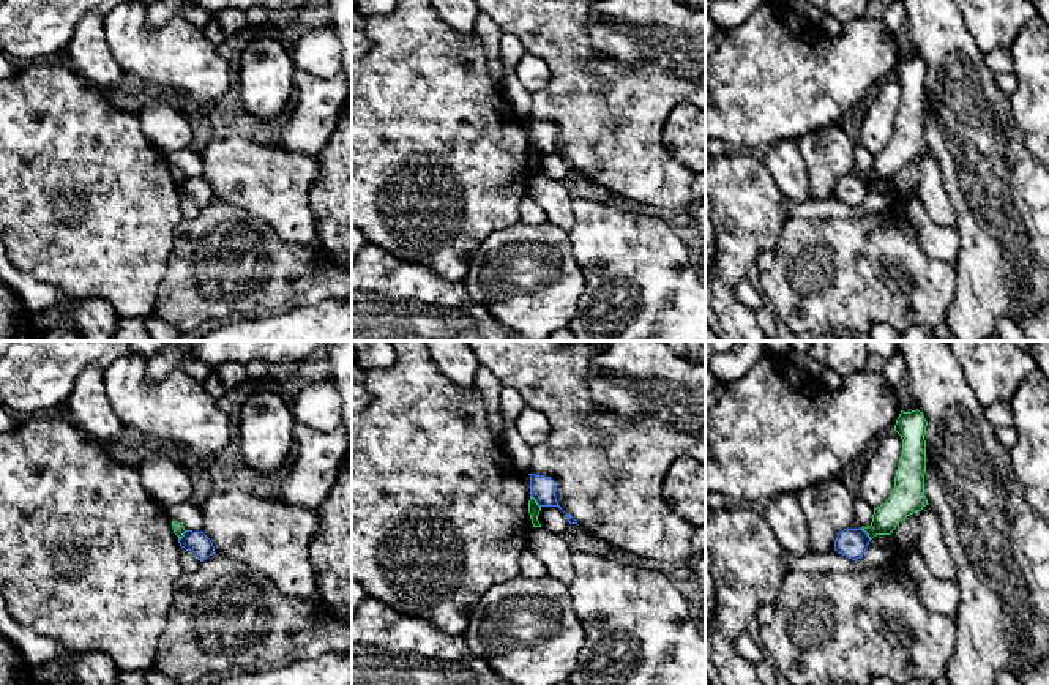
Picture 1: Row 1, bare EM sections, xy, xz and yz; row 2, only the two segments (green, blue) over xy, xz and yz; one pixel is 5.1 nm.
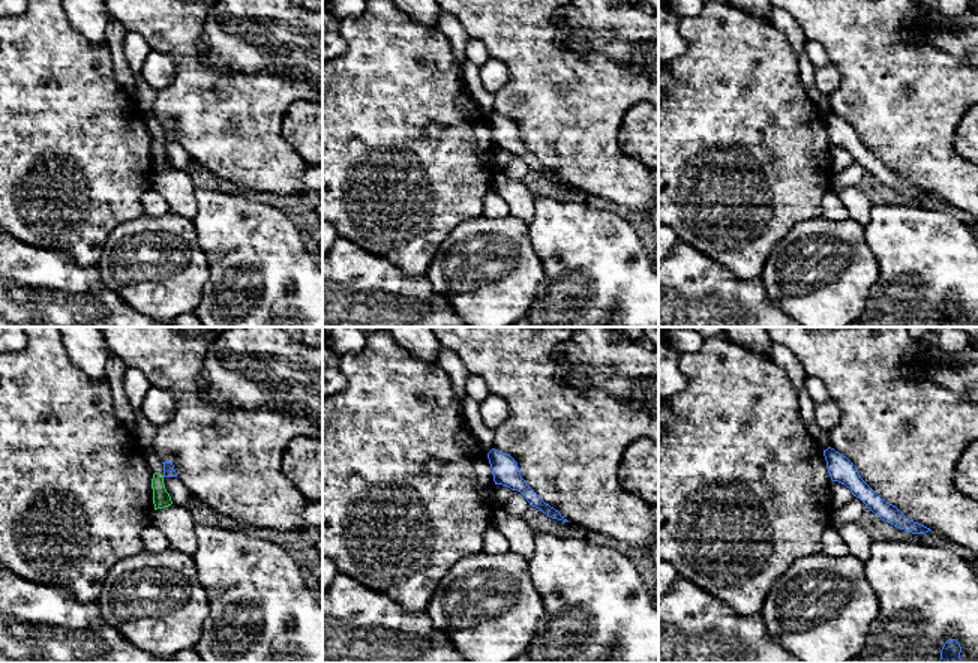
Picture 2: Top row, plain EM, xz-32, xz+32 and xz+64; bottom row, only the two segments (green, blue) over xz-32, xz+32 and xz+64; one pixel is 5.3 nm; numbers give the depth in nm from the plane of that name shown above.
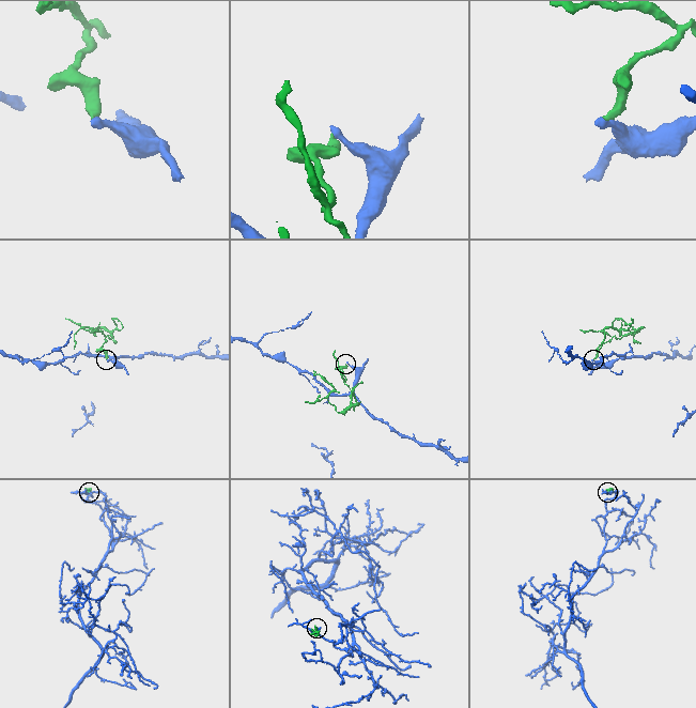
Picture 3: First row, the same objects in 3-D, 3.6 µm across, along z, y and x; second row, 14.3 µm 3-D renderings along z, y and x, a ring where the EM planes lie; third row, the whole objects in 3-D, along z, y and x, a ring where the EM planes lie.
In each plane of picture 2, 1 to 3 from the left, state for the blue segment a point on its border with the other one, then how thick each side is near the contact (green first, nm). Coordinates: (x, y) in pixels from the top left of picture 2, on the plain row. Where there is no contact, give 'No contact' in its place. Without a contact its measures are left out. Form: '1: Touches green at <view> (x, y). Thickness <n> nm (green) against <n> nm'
1: No contact
2: No contact
3: No contact

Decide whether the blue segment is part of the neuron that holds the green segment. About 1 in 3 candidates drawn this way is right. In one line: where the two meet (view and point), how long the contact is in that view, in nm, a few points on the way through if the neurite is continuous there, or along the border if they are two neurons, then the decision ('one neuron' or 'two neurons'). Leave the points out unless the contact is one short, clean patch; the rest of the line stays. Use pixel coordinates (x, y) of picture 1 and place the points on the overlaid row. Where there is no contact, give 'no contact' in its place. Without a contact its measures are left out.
xz (535, 502) | 80 nm | along xz (530, 496), (540, 507) | two neurons

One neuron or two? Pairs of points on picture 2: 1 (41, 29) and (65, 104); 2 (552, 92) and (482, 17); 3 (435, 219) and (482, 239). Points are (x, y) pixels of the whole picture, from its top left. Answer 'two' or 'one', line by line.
1: one
2: one
3: two

